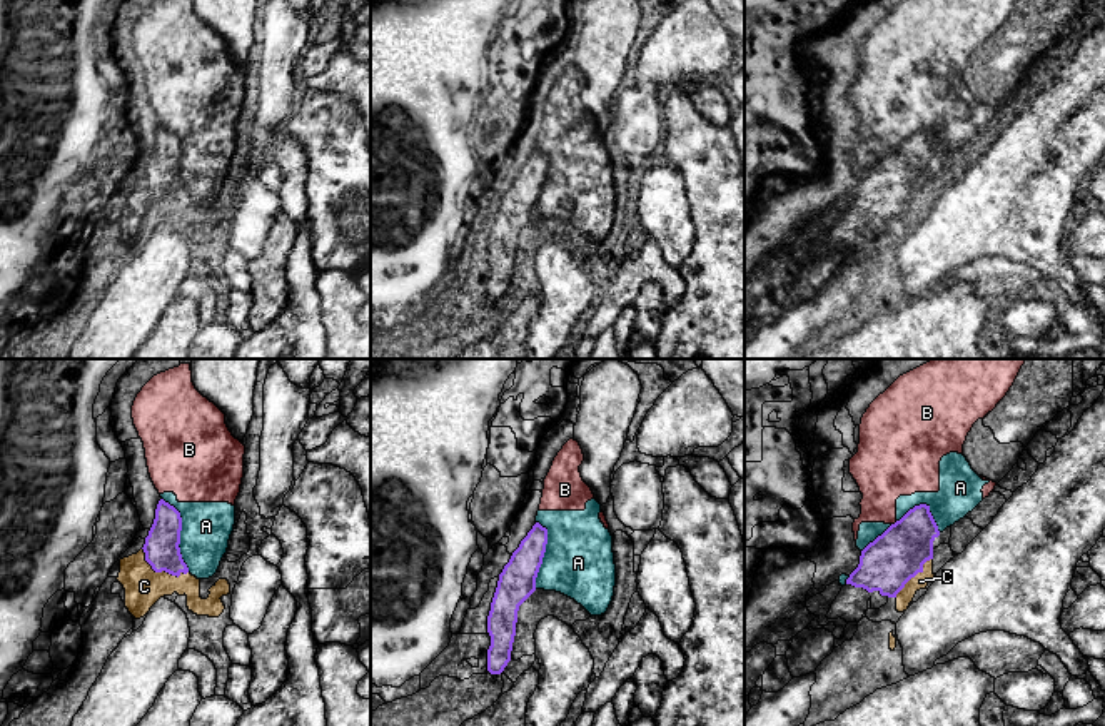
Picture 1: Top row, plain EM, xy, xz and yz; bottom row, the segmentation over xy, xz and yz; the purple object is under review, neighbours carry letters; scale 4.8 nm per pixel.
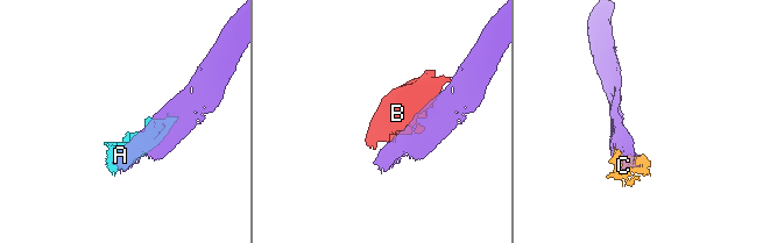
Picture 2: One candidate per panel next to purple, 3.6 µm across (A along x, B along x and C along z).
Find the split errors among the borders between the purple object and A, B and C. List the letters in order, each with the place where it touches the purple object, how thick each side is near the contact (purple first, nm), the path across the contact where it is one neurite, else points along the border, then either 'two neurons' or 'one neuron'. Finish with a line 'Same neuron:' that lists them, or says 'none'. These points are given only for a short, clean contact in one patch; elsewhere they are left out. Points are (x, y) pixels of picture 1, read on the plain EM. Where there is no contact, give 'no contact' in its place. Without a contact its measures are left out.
A: xy (179, 161) | 170/240 nm | two neurons
B: yz (895, 149) | 260/280 nm | two neurons
C: xy (161, 197) | 170/180 nm | one neuron
Same neuron: C

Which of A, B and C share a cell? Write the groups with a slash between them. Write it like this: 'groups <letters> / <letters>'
groups A B / C

